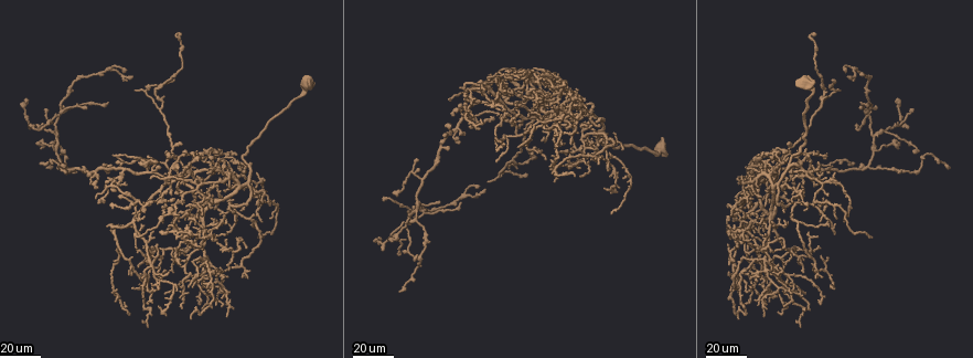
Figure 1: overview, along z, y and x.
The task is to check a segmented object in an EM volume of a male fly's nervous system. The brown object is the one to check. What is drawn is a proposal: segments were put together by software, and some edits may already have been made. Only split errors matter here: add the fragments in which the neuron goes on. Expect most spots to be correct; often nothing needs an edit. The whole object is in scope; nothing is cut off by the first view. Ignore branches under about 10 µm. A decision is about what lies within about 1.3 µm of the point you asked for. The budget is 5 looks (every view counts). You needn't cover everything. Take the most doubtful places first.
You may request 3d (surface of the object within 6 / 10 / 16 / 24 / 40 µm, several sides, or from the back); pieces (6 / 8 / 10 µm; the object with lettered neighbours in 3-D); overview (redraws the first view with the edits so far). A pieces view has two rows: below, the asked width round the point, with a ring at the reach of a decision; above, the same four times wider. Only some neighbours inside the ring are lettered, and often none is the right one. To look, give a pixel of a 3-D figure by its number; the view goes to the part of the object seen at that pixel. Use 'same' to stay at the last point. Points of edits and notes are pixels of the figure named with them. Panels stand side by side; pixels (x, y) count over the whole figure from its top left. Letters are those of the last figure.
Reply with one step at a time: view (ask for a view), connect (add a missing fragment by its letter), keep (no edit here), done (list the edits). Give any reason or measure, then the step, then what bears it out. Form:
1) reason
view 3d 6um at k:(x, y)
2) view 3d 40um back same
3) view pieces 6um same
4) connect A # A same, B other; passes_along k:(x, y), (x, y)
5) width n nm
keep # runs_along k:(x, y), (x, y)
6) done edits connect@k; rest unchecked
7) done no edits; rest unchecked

end of a long branch
view 3d 24um at 1:(759, 153)

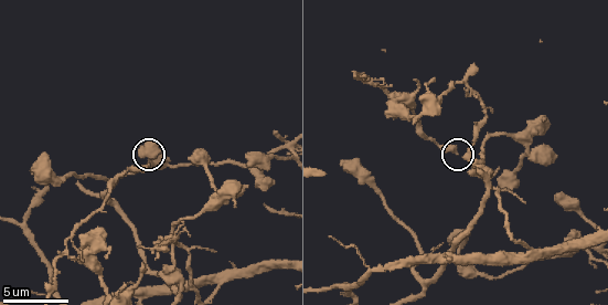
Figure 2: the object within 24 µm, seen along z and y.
view pieces 8um at 2:(146, 168)

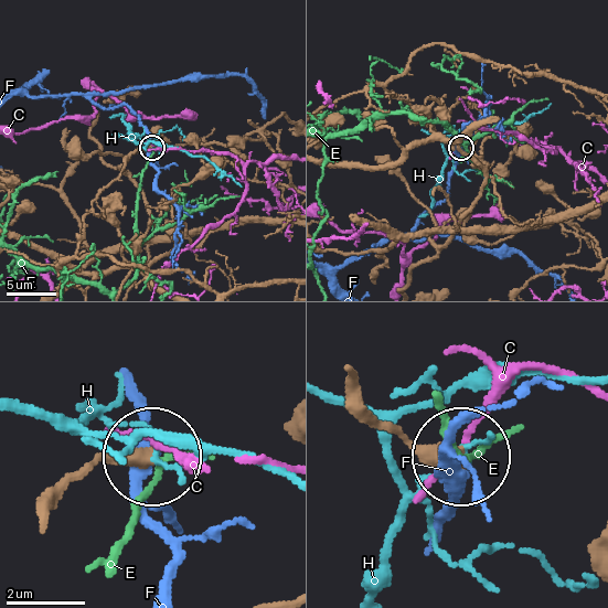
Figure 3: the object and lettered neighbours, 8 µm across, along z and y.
keep # C other, E other, F other, H other; runs_along 3:(42, 515), (88, 472), (145, 459); none of them fits

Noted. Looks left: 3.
free end
view 3d 24um at 1:(164, 150)

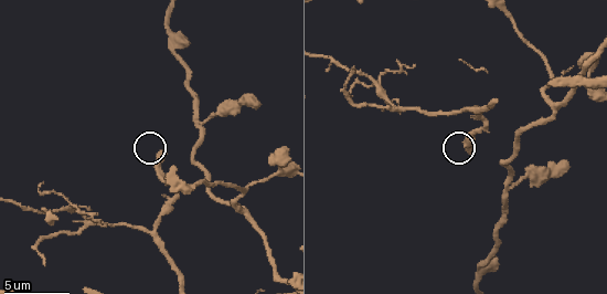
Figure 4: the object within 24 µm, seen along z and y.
view pieces 10um at 4:(161, 152)

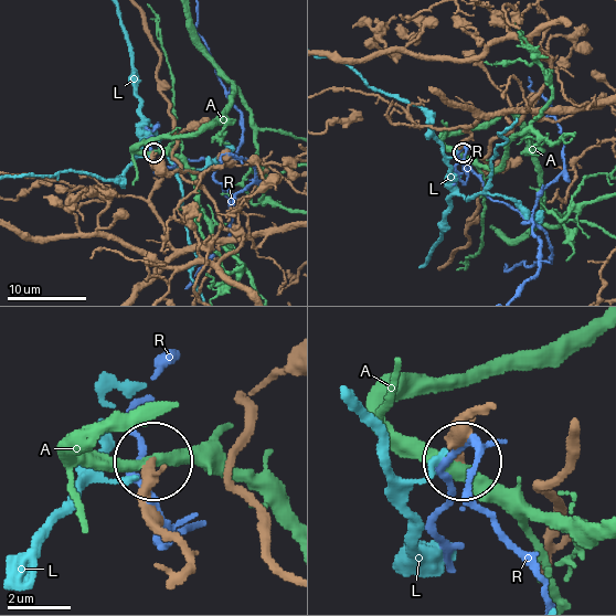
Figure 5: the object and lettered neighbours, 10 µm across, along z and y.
keep # A other, L other, R other; runs_along 5:(180, 566), (182, 551), (148, 495), (154, 466); none of them fits

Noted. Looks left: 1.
view pieces 6um at 2:(42, 155)

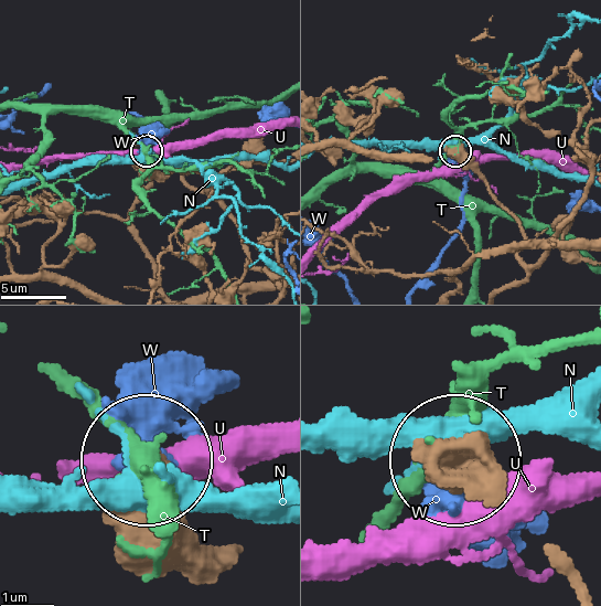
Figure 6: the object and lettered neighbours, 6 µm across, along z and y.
keep # N other, T other, U other, W other; no lettered fragment goes on from it

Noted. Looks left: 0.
done no edits; rest unchecked

